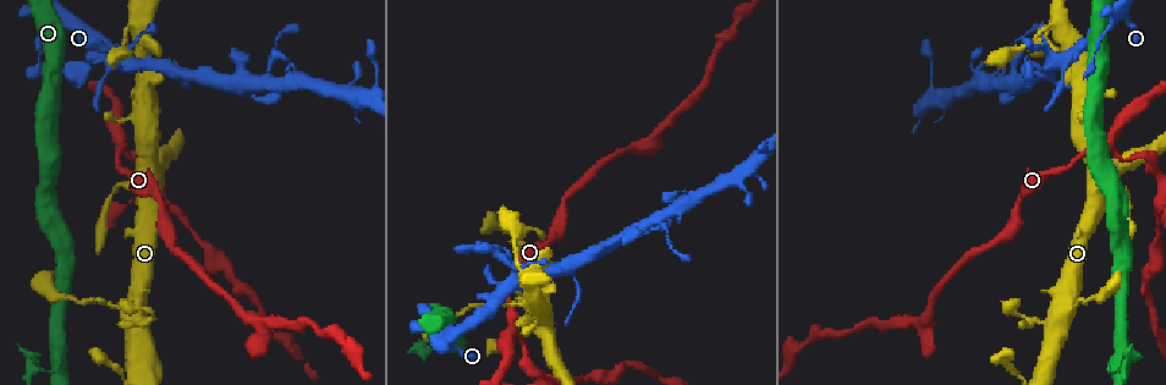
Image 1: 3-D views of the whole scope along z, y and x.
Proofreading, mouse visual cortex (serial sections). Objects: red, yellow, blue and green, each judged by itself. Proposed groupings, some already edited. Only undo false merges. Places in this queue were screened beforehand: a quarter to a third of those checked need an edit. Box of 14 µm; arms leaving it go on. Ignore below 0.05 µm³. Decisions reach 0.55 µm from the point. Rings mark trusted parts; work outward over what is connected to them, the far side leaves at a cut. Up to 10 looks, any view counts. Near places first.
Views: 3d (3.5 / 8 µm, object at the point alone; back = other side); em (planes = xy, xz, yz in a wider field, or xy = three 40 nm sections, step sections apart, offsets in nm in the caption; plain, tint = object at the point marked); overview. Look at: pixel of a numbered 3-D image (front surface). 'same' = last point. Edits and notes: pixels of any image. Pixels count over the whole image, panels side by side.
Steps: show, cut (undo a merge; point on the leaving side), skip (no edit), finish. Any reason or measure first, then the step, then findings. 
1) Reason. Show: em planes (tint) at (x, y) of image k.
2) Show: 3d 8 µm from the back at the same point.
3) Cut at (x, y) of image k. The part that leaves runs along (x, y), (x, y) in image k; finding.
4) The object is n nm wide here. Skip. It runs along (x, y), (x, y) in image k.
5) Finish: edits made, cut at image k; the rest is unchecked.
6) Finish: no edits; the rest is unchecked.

Thick turns thin. Show: 3d 3.5 µm at (132, 153) of image 1.

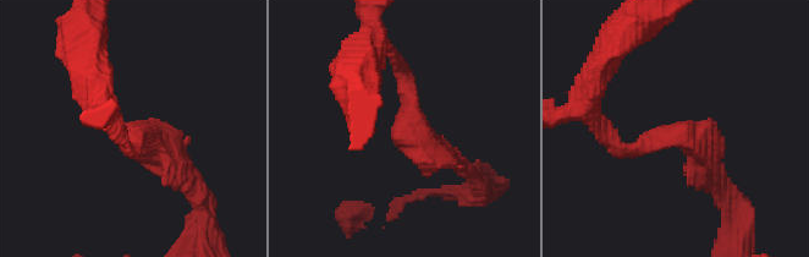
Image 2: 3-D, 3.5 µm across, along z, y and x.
Need the tissue. Show: em xy step 3 (tint) at (677, 135) of image 2.

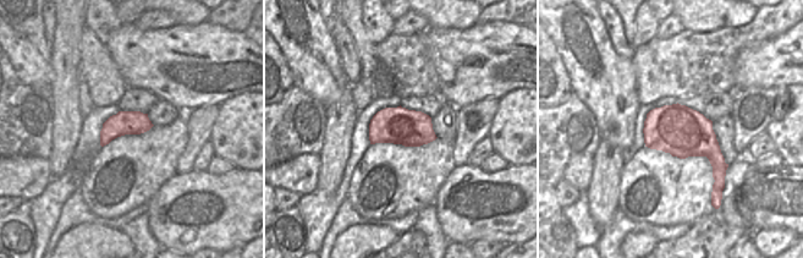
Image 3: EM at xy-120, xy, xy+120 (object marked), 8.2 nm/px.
The arms are 200, 300 nm wide. Skip. It runs along (392, 58), (407, 134), (460, 164) in image 2; one cell here.

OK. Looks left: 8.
Small branch off a trunk. Show: 3d 3.5 µm from the back at (567, 270) of image 1.

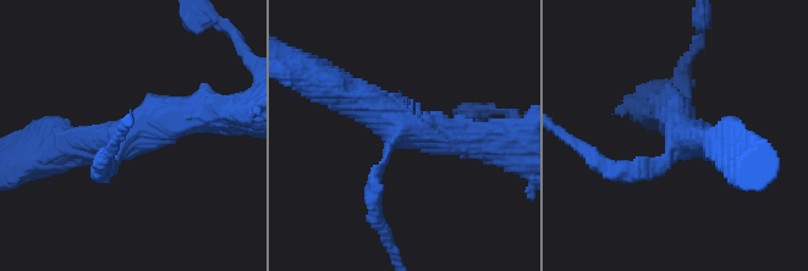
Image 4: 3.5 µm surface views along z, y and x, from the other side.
3 arms meet here; the arms are 150, 400, 450 nm wide. Show: em xy step 5 (tint) at (128, 135) of image 4.

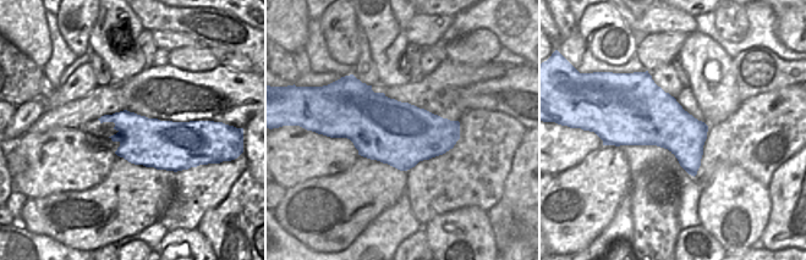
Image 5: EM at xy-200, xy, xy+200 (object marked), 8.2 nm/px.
Show: em xy step 3 (tint) at the same point.

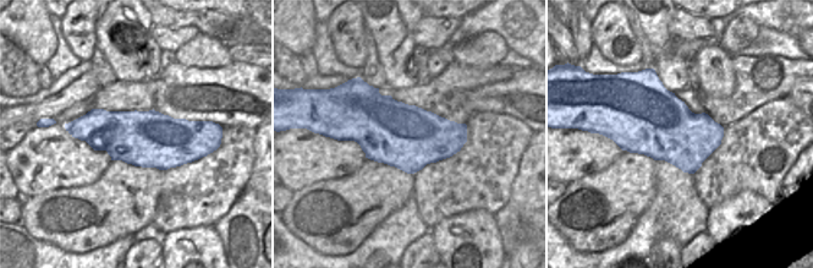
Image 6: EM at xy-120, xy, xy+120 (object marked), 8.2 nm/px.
Cut at (375, 191) of image 4. The part that leaves runs along (385, 154), (373, 216), (396, 254) in image 4; a second cell is stuck on.

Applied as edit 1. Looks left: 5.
Redraw. Show: overview.

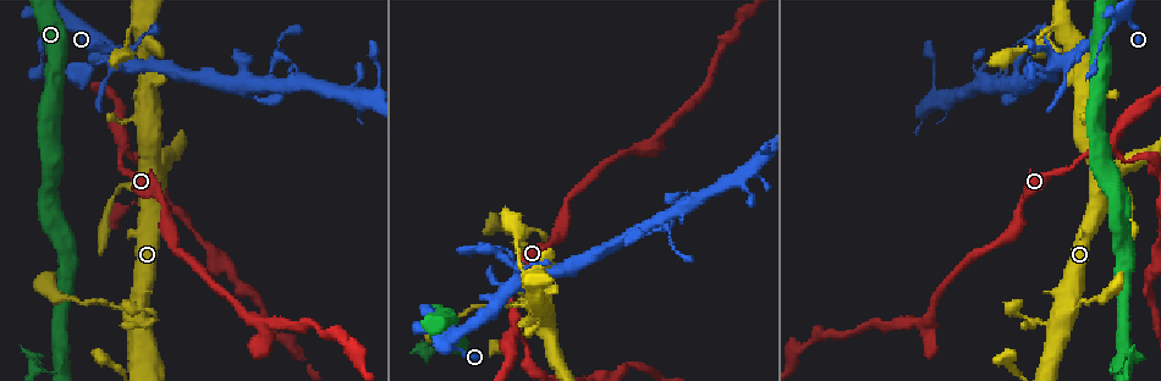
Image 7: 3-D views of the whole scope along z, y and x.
Thin neck. Show: 3d 8 µm at (999, 84) of image 7.

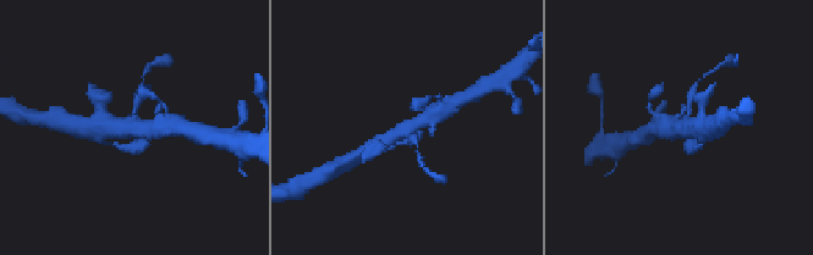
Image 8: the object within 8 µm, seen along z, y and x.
3 arms meet here; the arms are 100, 450, 450 nm wide; now the EM. Show: em xy step 3 (tint) at (132, 130) of image 8.

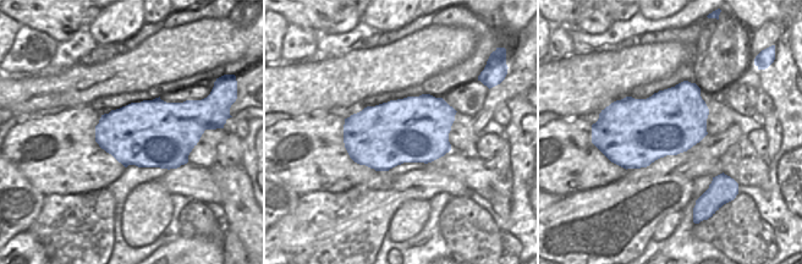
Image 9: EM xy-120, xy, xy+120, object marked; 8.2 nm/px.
Skip. It runs along (375, 145), (438, 111) in image 8; continuous, no second cell.

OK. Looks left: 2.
Two arms in line, one across. Show: 3d 8 µm at (59, 369) of image 7.

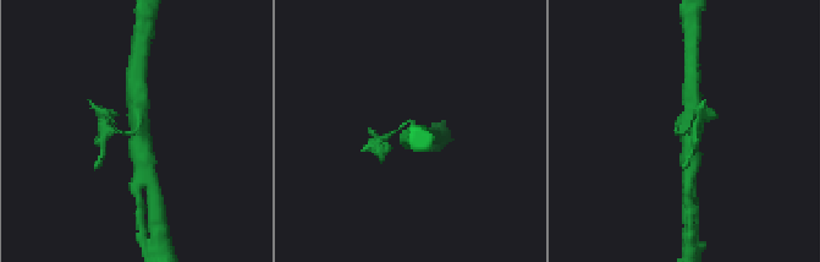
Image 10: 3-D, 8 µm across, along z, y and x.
3 arms meet here; the arms are 150, 500, 500 nm wide; need the tissue. Show: em xy step 2 (tint) at (137, 127) of image 10.

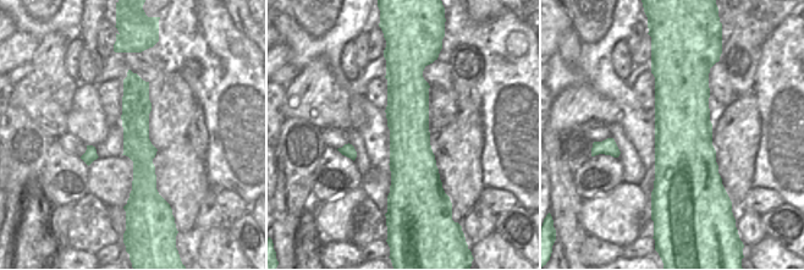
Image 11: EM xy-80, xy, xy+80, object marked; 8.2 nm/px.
Cut at (110, 129) of image 10. The part that leaves runs along (136, 131), (109, 131), (104, 114) in image 10; a second cell is stuck on.

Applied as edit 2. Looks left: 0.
Finish: edits made, cut at image 4, cut at image 10; the rest is unchecked.

